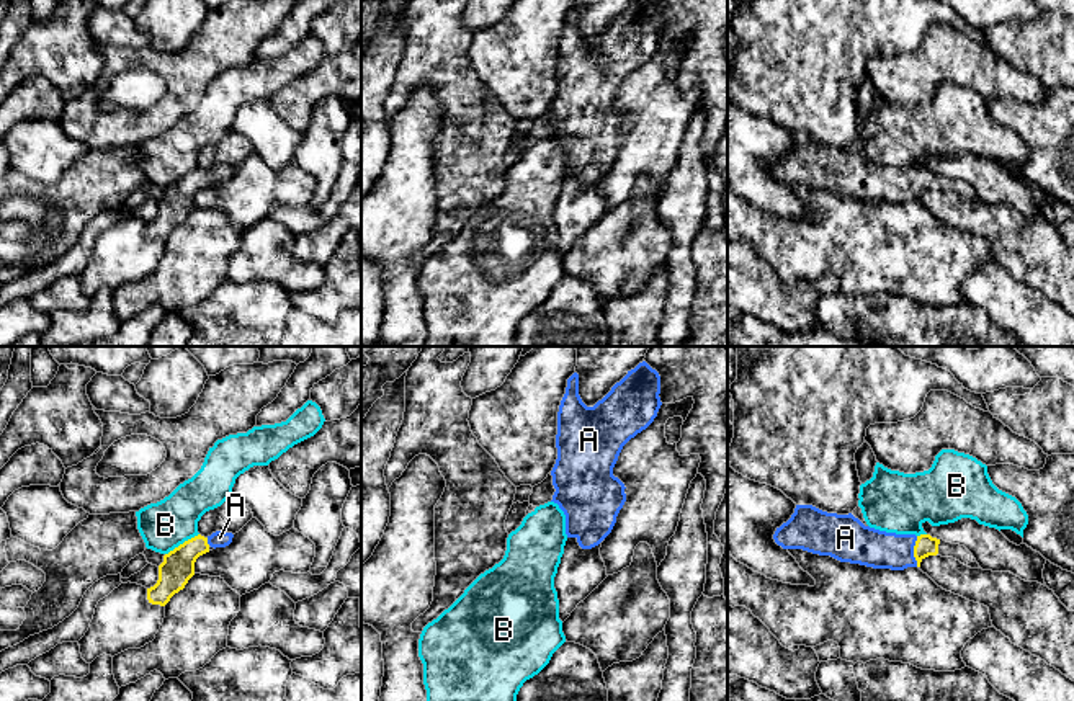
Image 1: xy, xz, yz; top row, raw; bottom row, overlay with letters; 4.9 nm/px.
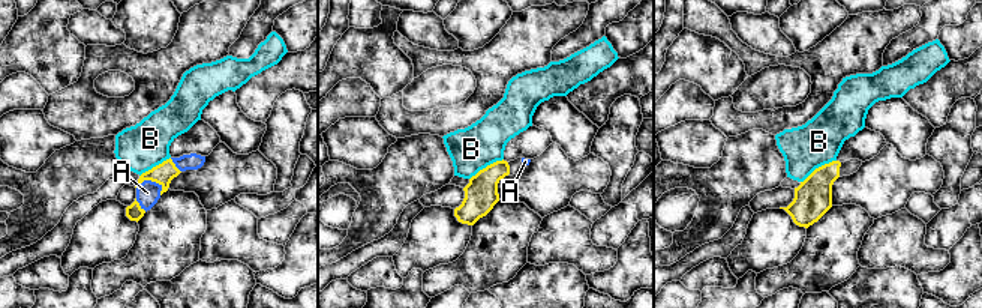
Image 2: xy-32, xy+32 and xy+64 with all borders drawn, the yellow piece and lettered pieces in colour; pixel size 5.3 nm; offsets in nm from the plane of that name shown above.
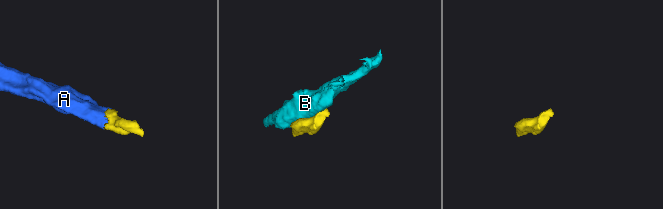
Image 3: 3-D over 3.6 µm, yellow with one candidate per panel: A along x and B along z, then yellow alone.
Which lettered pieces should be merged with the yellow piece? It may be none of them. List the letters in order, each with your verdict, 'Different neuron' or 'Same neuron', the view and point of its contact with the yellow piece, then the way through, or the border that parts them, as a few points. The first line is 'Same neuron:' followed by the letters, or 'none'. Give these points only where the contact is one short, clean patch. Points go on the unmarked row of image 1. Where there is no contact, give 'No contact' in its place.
Same neuron: A
A: Same neuron. Touches yellow at yz (914, 185). Path across: yz (926, 178), (914, 185), (885, 185), (867, 180)
B: Different neuron. Touches yellow at xy (183, 177)

